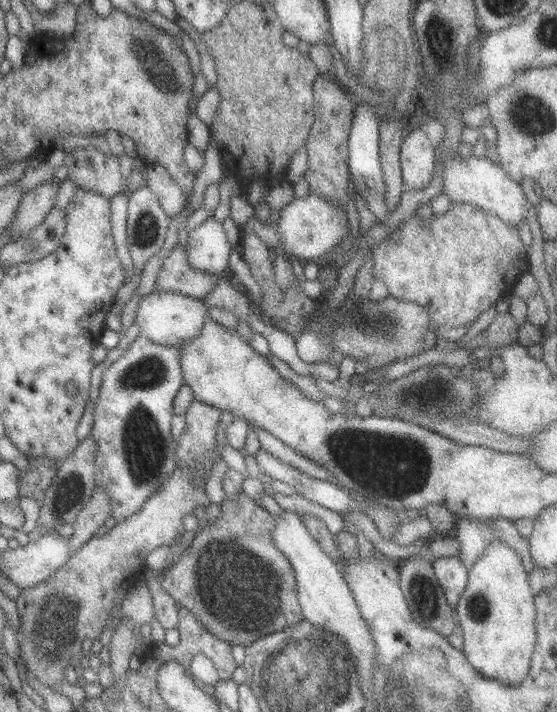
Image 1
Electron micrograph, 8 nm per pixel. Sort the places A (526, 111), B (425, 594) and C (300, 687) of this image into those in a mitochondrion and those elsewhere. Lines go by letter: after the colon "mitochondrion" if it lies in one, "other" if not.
A: mitochondrion
B: mitochondrion
C: mitochondrion

